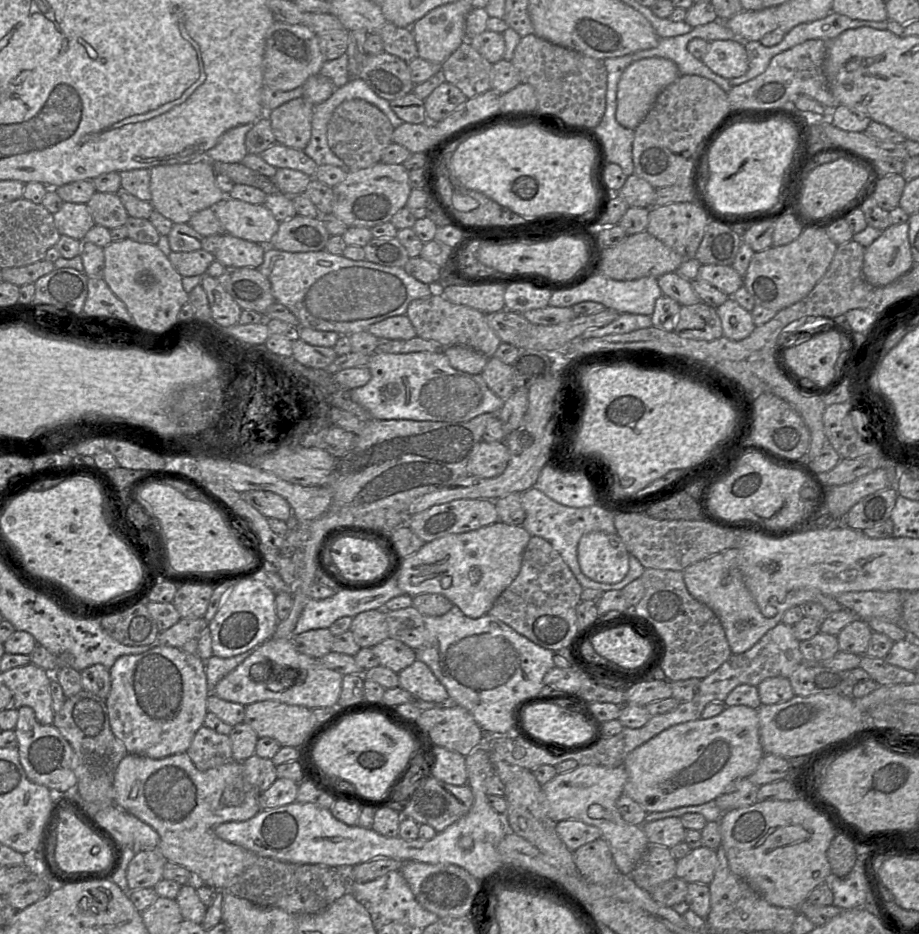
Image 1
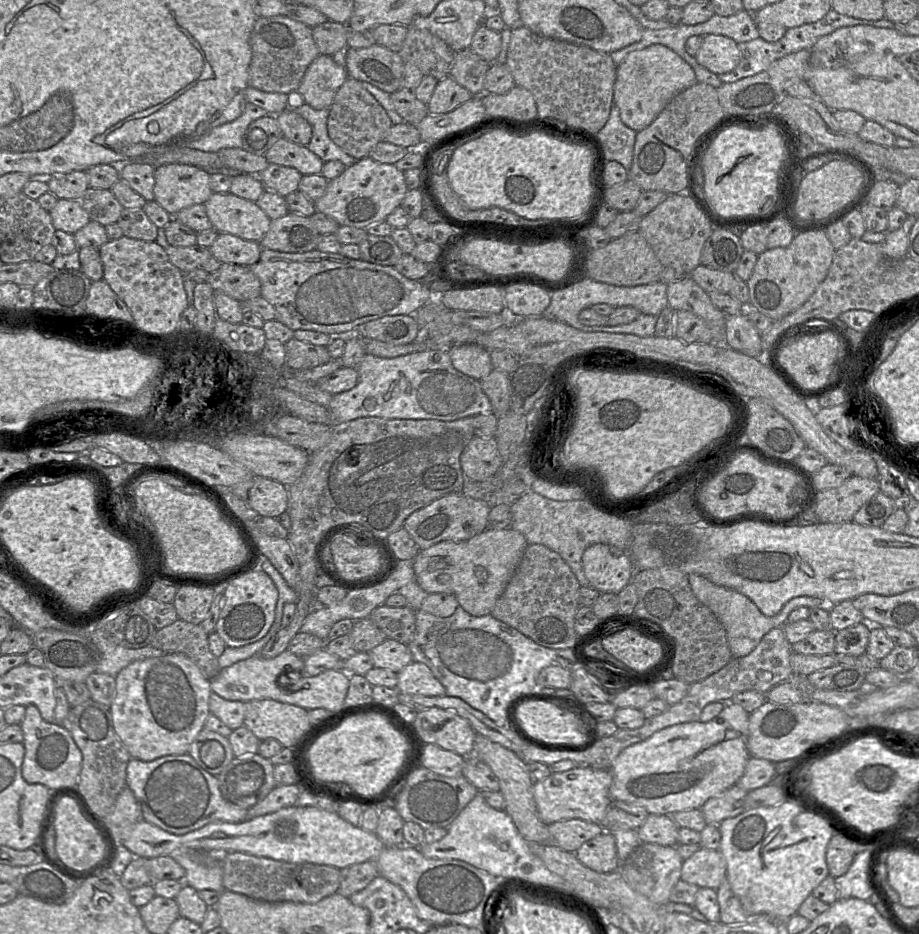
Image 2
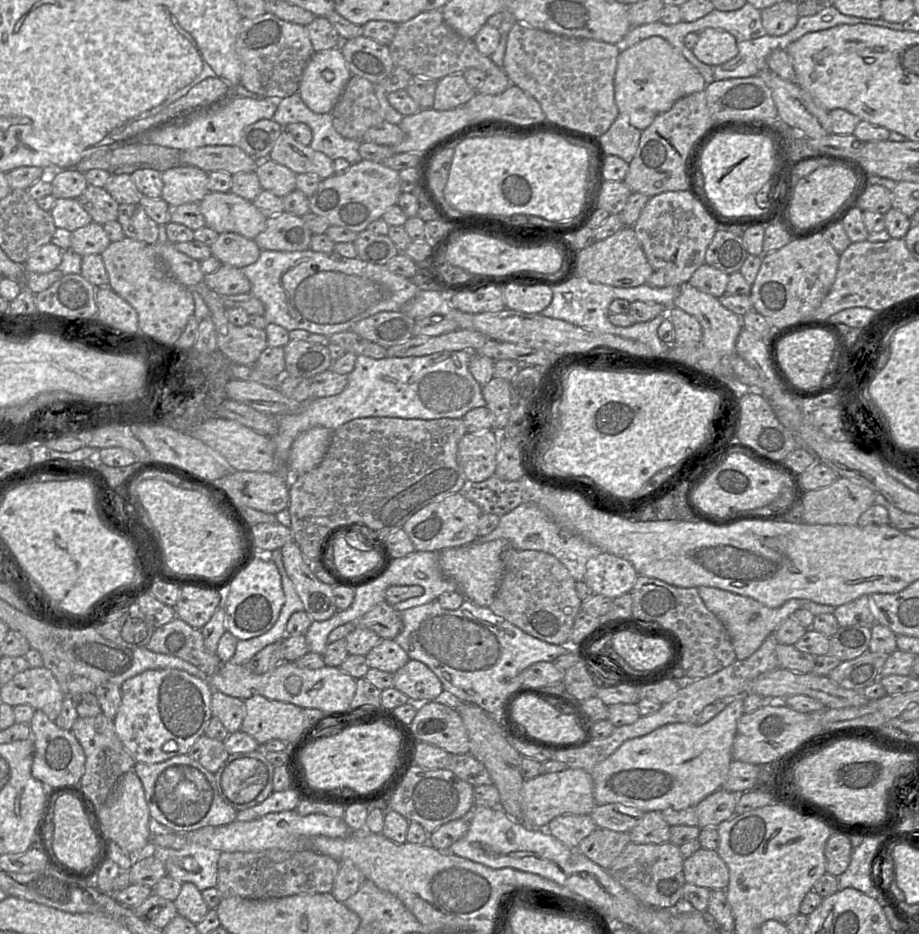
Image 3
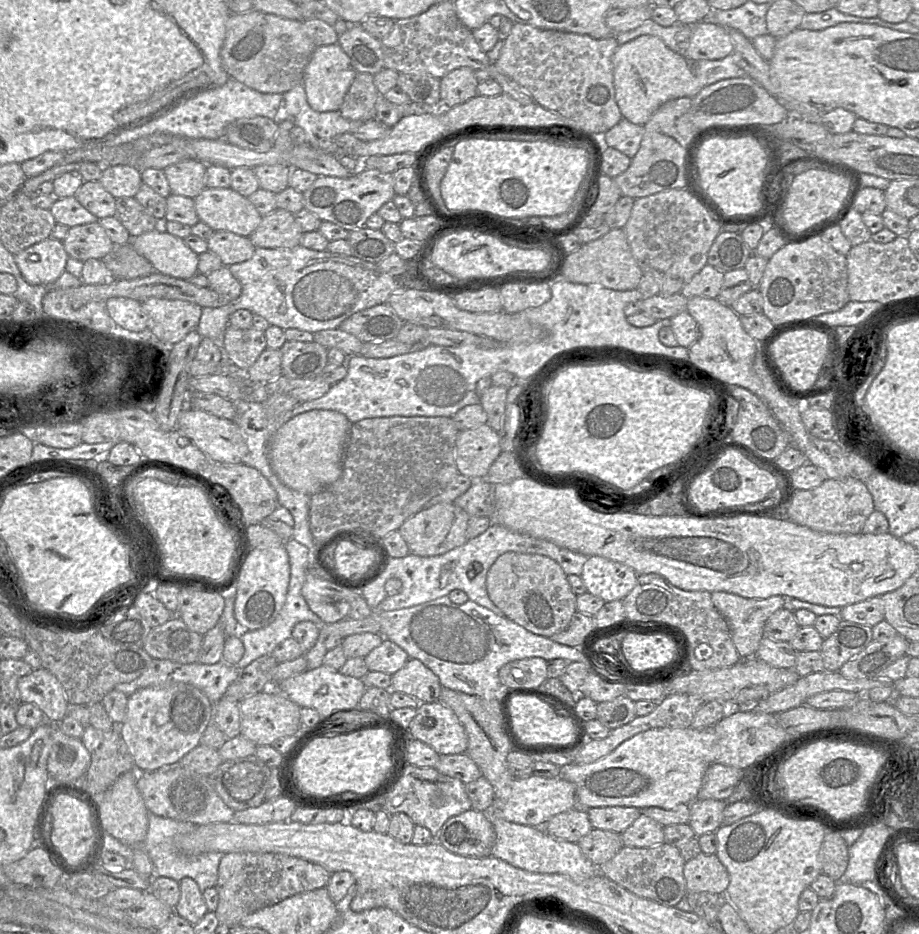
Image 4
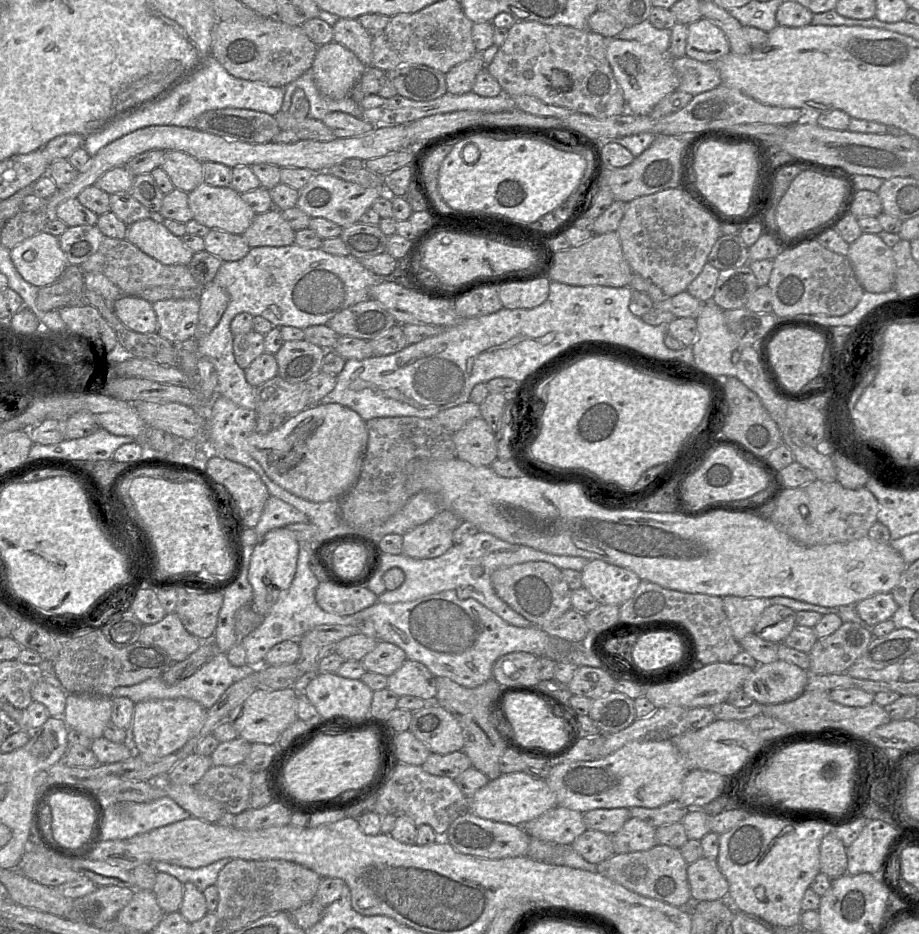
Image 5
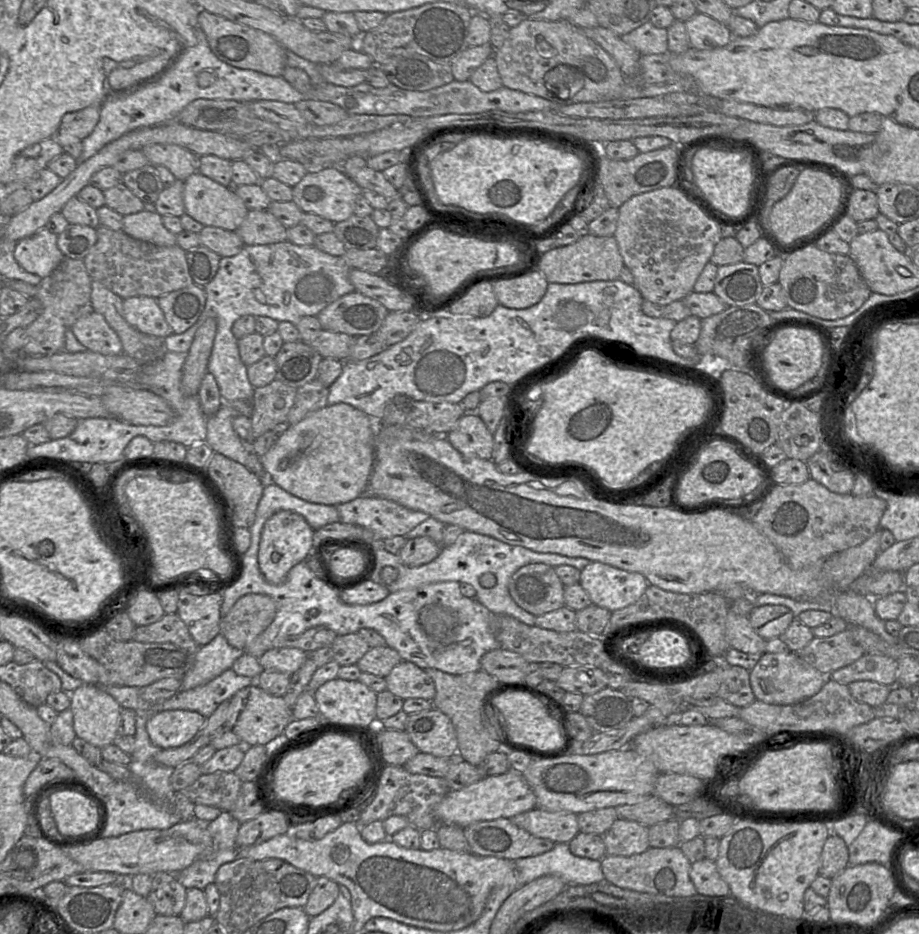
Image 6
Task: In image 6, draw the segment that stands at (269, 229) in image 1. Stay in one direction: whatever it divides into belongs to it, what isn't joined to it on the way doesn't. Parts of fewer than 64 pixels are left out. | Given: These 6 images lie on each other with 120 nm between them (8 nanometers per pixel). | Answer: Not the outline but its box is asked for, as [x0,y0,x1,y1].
[184,172,249,231]

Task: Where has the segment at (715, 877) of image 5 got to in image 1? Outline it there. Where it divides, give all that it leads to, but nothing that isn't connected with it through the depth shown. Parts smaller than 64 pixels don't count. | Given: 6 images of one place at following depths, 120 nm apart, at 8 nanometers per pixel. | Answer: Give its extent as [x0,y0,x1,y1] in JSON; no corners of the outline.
[676,846,718,885]

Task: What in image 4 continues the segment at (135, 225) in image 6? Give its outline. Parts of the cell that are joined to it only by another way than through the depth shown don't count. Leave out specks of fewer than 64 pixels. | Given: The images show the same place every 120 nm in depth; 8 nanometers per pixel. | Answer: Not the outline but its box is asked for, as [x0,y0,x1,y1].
[130,229,198,280]

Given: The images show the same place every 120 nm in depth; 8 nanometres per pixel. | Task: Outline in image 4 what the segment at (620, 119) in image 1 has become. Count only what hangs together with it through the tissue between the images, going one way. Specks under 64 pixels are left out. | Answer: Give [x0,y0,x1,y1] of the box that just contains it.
[613,35,703,125]

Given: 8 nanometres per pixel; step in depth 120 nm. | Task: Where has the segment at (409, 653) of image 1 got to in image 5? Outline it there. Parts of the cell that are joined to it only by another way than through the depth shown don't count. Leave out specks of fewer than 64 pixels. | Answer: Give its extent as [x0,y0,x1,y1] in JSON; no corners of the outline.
[361,641,406,677]

